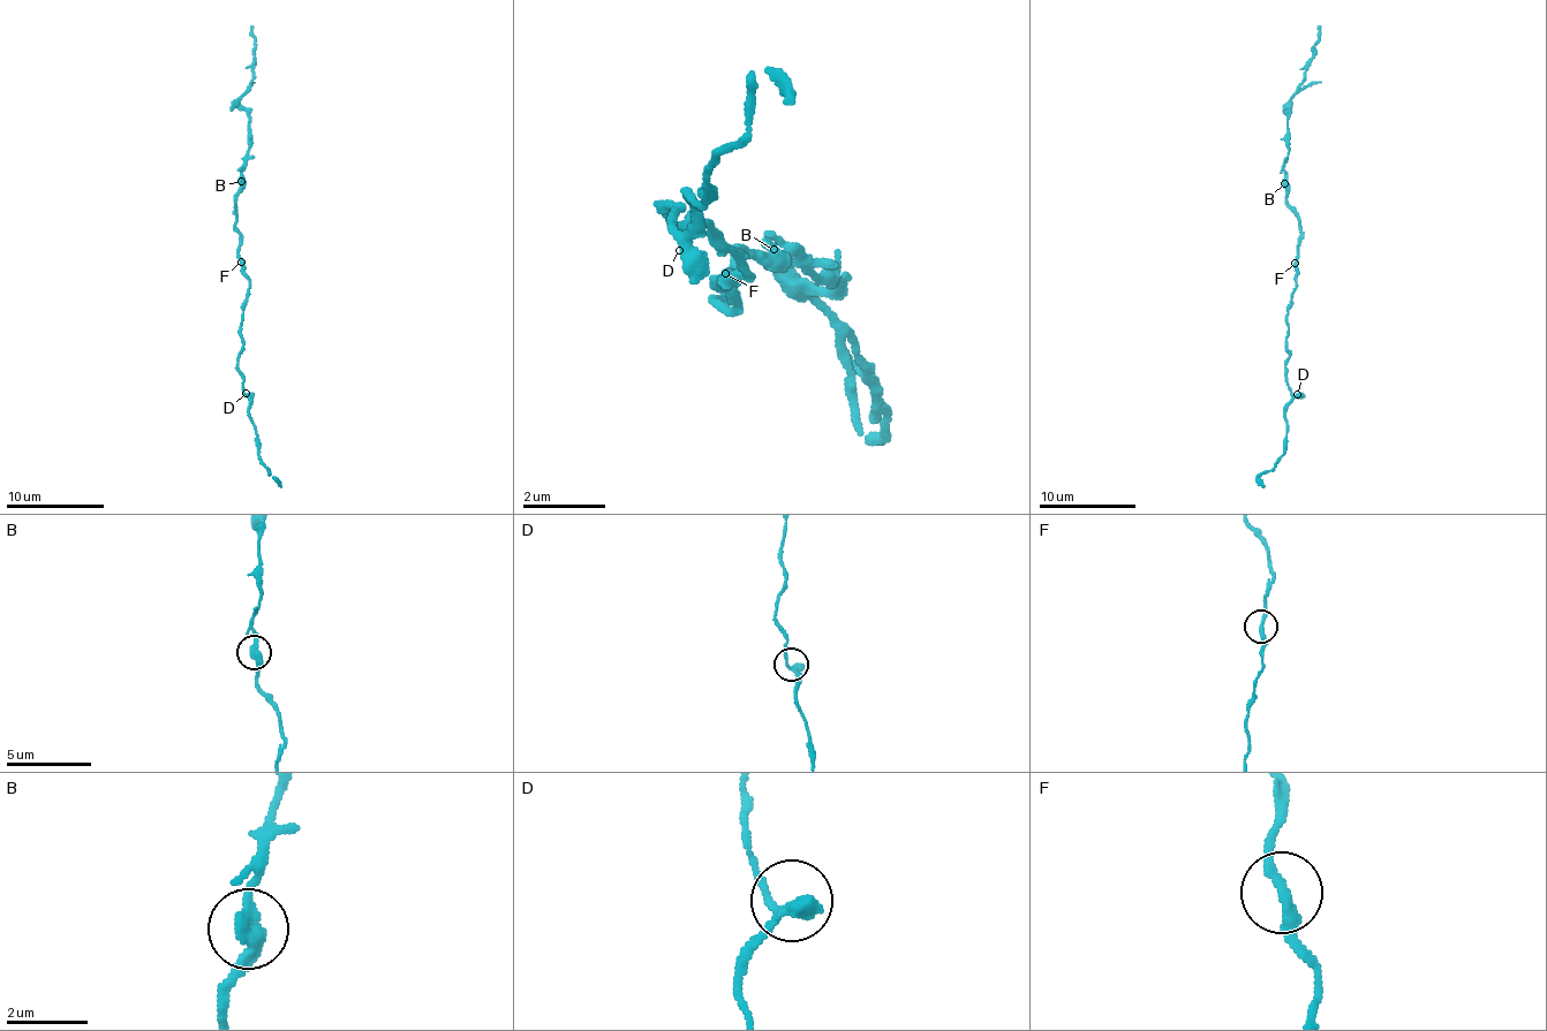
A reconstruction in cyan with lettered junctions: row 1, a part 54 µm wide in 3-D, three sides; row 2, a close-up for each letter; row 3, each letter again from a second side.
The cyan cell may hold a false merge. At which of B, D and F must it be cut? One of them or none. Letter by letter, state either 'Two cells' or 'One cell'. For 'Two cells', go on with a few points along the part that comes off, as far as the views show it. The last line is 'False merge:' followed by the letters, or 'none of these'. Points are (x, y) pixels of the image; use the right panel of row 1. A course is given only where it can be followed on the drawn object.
B: Two cells. Course of the part to remove: (1285, 182), (1282, 163), (1289, 151), (1287, 114), (1290, 98), (1304, 80), (1320, 27)
D: One cell
F: One cell
False merge: B

